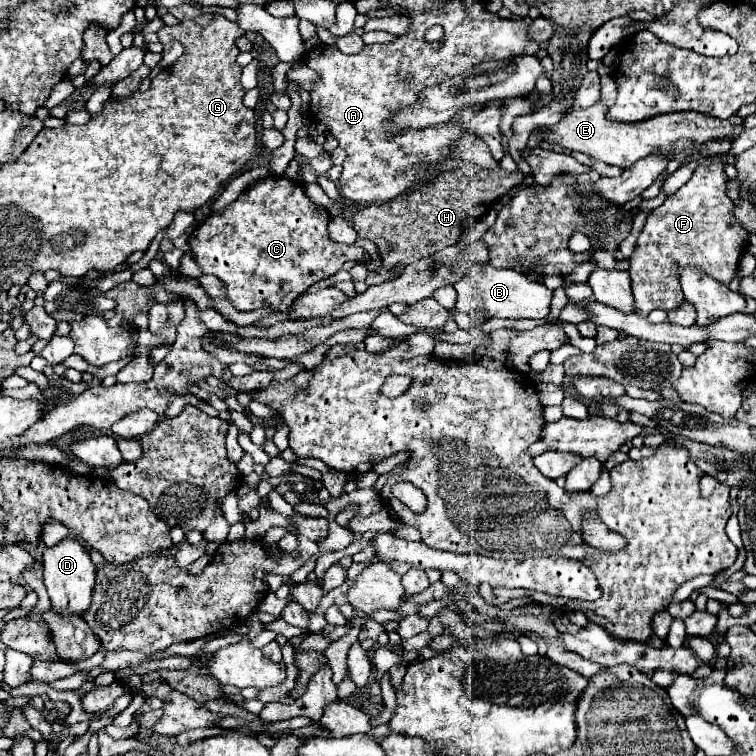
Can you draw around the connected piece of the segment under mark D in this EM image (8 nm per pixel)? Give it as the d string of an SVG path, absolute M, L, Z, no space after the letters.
M65 538L53 548L47 548L43 554L43 582L47 586L53 612L59 616L81 616L91 606L93 598L93 586L95 586L95 574L97 568L89 558L89 552L85 546L81 546L79 540Z

